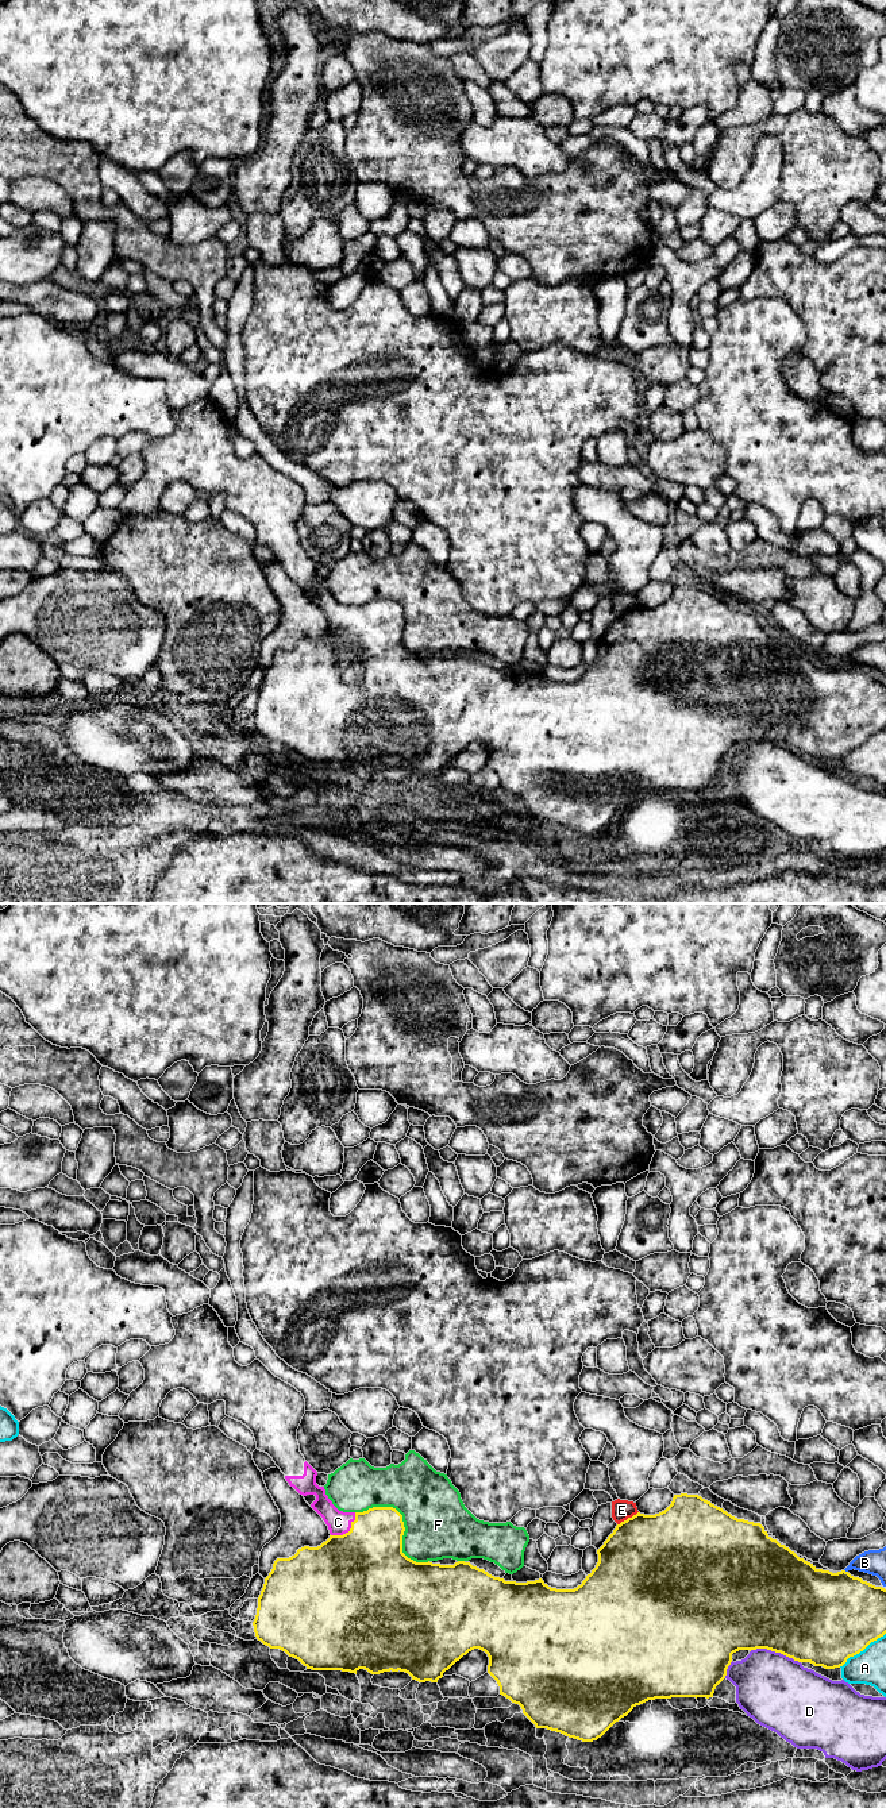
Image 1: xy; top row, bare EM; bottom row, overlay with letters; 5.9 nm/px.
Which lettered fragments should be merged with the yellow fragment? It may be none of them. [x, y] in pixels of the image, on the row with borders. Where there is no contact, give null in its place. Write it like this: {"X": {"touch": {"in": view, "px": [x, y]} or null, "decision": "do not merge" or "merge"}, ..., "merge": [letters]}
{"A": {"touch": {"in": "xy", "px": [862, 1650]}, "decision": "do not merge"}, "B": {"touch": {"in": "xy", "px": [844, 1571]}, "decision": "do not merge"}, "C": {"touch": {"in": "xy", "px": [350, 1530]}, "decision": "merge"}, "D": {"touch": {"in": "xy", "px": [775, 1652]}, "decision": "do not merge"}, "E": {"touch": {"in": "xy", "px": [628, 1518]}, "decision": "do not merge"}, "F": {"touch": {"in": "xy", "px": [403, 1523]}, "decision": "do not merge"}, "merge": ["C"]}

